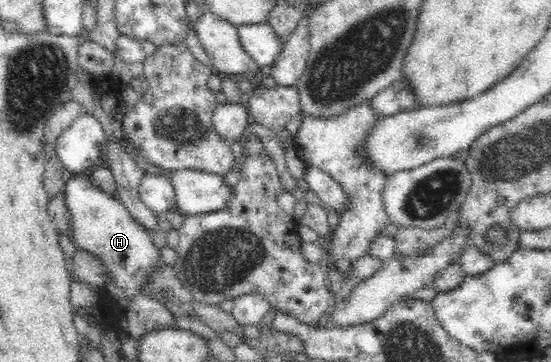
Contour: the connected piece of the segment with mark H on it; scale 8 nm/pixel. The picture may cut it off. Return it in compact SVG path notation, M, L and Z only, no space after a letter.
M71 178L64 186L64 199L67 205L67 210L70 214L70 226L71 226L71 240L77 246L77 248L83 248L95 255L101 257L105 262L105 265L109 267L108 286L106 289L101 290L99 296L100 308L104 310L104 318L101 322L103 326L121 326L125 330L131 332L131 336L140 338L144 334L152 333L156 330L163 330L164 328L171 328L173 326L172 318L173 314L165 308L163 304L155 302L148 297L141 294L141 290L144 289L146 280L145 276L148 276L153 270L153 267L158 264L162 264L159 251L155 249L152 243L153 234L149 234L148 230L144 229L140 223L136 222L136 219L128 213L125 205L117 197L113 199L111 194L103 192L101 189L95 188L95 185L89 184L85 178Z

